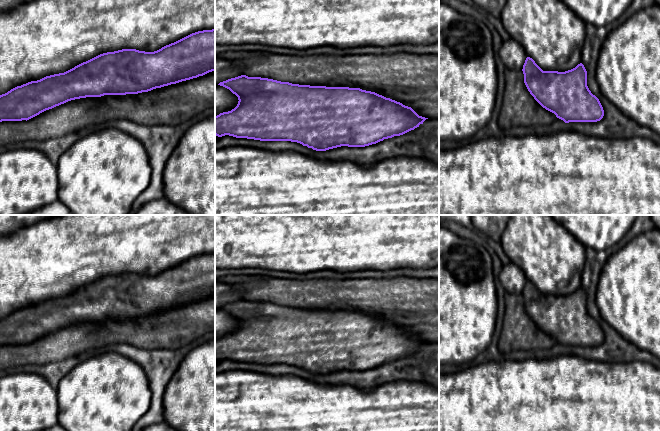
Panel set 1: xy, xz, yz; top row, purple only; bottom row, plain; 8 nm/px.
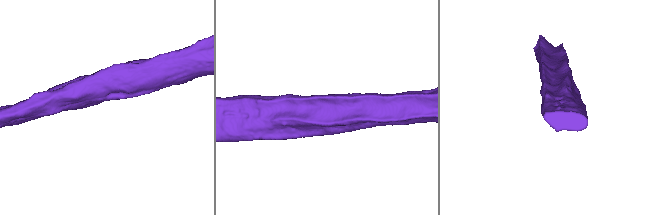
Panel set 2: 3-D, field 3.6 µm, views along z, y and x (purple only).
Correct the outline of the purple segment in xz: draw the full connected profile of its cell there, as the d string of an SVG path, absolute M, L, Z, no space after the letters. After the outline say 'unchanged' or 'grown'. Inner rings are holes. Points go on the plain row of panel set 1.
M246 299L218 309L229 313L239 324L234 333L215 340L215 359L218 361L229 359L260 365L291 365L316 375L326 375L341 370L365 371L376 368L414 354L428 343L419 340L411 331L360 312L299 309Z; unchanged

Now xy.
M215 253L192 257L154 276L122 273L100 278L74 292L17 310L0 319L0 346L29 344L68 325L148 316L215 295Z; unchanged

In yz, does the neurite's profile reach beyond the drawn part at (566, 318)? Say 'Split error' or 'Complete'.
Complete

